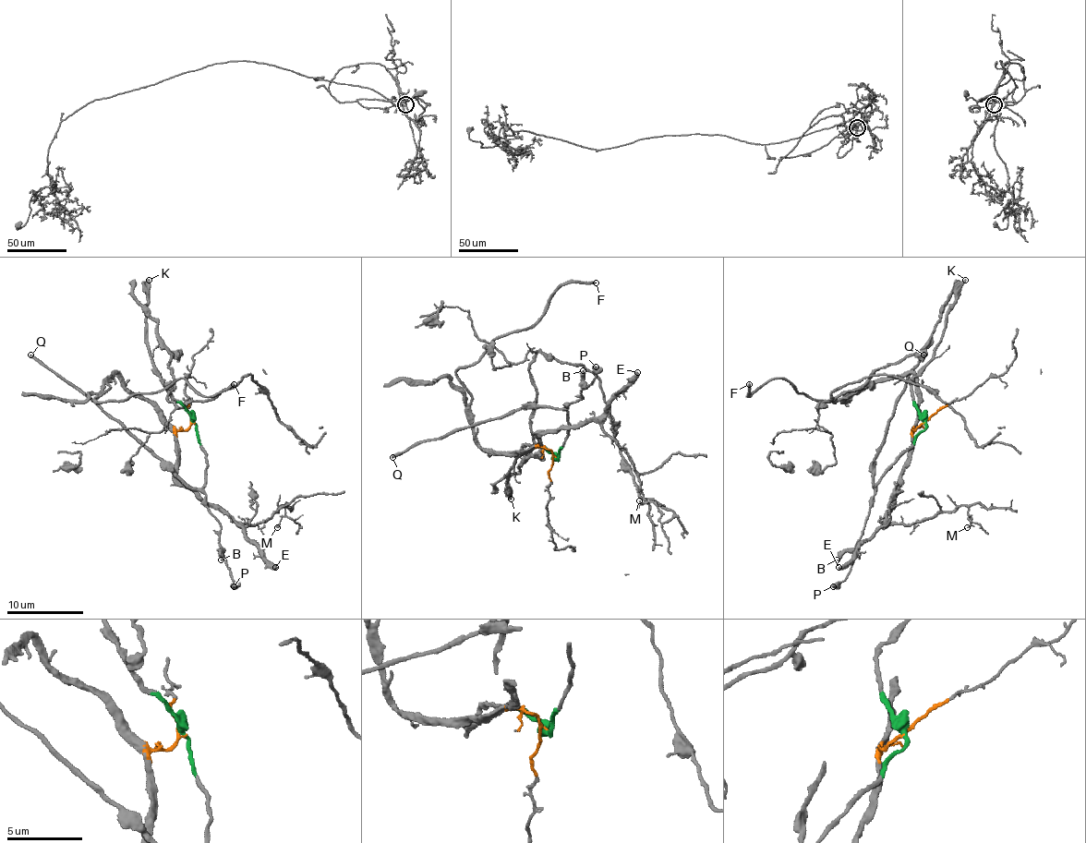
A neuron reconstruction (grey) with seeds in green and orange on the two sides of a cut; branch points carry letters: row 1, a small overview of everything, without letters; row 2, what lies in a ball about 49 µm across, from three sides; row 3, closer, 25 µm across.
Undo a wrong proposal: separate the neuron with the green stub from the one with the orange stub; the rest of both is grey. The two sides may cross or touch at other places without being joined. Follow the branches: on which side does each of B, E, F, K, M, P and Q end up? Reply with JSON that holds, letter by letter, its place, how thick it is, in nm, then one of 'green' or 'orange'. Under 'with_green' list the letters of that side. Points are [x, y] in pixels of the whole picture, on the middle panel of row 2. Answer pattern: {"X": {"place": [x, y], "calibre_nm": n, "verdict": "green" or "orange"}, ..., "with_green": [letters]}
{"B": {"place": [583, 370], "calibre_nm": 260, "verdict": "green"}, "E": {"place": [637, 372], "calibre_nm": 440, "verdict": "orange"}, "F": {"place": [596, 283], "calibre_nm": 260, "verdict": "orange"}, "K": {"place": [511, 499], "calibre_nm": 360, "verdict": "green"}, "M": {"place": [639, 500], "calibre_nm": 130, "verdict": "orange"}, "P": {"place": [596, 367], "calibre_nm": 600, "verdict": "green"}, "Q": {"place": [392, 457], "calibre_nm": 280, "verdict": "green"}, "with_green": ["B", "K", "P", "Q"]}

